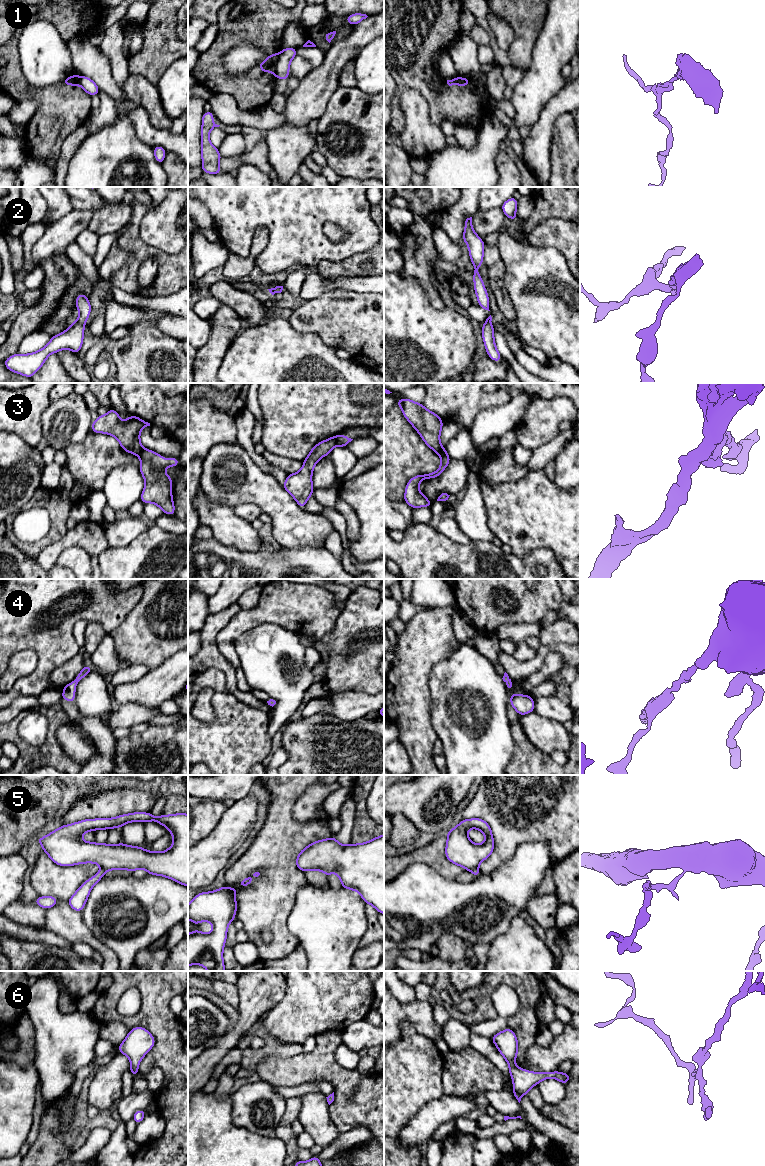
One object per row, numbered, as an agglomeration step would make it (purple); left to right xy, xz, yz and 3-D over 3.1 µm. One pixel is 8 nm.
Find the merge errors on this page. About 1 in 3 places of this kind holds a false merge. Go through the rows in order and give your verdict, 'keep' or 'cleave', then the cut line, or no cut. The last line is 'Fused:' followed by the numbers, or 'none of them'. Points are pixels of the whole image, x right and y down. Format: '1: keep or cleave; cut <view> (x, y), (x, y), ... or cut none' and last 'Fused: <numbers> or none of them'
1: cleave; cut xz (280, 53), (276, 63), (275, 75)
2: keep; cut none
3: cleave; cut xz (339, 435), (336, 445)
4: keep; cut none
5: keep; cut none
6: keep; cut none
Fused: 1, 3

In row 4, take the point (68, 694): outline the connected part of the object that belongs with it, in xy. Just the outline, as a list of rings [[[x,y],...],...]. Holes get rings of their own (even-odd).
[[[84,665],[83,669],[76,676],[76,678],[71,683],[63,687],[61,700],[64,699],[71,703],[75,703],[75,688],[77,686],[77,683],[82,680],[86,675],[88,675],[92,669],[92,666]]]

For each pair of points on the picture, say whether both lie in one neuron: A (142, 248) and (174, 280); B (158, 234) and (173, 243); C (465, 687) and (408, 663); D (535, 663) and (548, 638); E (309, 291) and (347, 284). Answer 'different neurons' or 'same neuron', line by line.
A: same neuron
B: same neuron
C: different neurons
D: different neurons
E: same neuron

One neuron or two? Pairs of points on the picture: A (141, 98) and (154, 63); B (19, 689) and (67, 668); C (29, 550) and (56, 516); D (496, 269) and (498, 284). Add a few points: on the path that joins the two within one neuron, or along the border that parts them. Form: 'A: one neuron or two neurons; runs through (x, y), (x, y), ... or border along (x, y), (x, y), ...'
A: two neurons; border along (130, 74), (140, 74), (155, 85)
B: two neurons; border along (68, 660), (51, 672), (50, 683), (52, 685)
C: one neuron; runs through (39, 545), (56, 530), (56, 526)
D: one neuron; runs through (496, 273), (496, 280)

